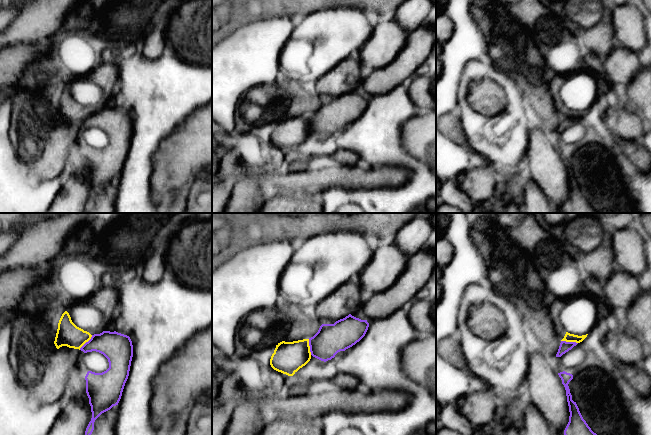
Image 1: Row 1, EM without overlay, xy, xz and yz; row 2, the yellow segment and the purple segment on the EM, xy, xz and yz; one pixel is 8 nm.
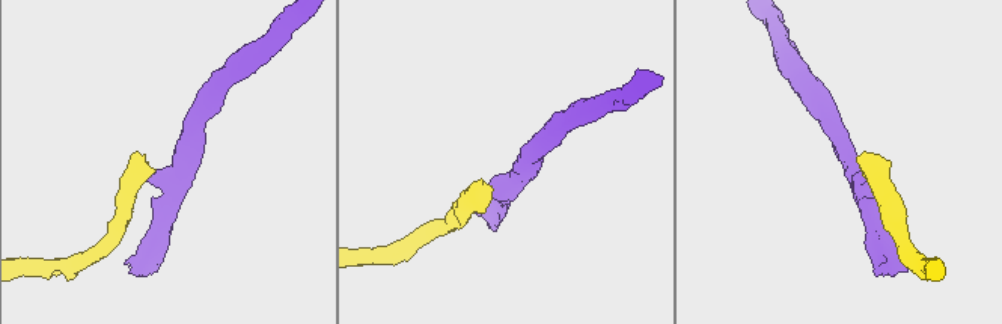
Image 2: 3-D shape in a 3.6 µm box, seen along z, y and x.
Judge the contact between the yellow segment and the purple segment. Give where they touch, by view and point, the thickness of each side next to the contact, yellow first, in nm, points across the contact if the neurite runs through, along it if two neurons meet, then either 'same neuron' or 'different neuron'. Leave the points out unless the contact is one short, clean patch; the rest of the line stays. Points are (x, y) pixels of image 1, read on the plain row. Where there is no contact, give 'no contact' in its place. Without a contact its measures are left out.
yz (569, 117) | 70/90 nm | along yz (561, 116), (577, 119) | different neuron

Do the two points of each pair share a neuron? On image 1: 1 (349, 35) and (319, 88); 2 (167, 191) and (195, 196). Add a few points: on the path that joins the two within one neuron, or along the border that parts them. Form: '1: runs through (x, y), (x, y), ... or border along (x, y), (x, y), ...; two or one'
1: border along (348, 56), (317, 80); two
2: border along (192, 182), (190, 185); two

